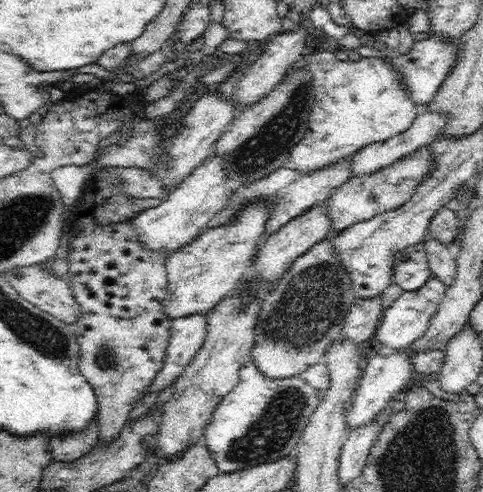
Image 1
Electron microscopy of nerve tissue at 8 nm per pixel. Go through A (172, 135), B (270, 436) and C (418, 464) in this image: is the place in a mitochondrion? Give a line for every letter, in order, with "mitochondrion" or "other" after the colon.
A: mitochondrion
B: mitochondrion
C: mitochondrion

